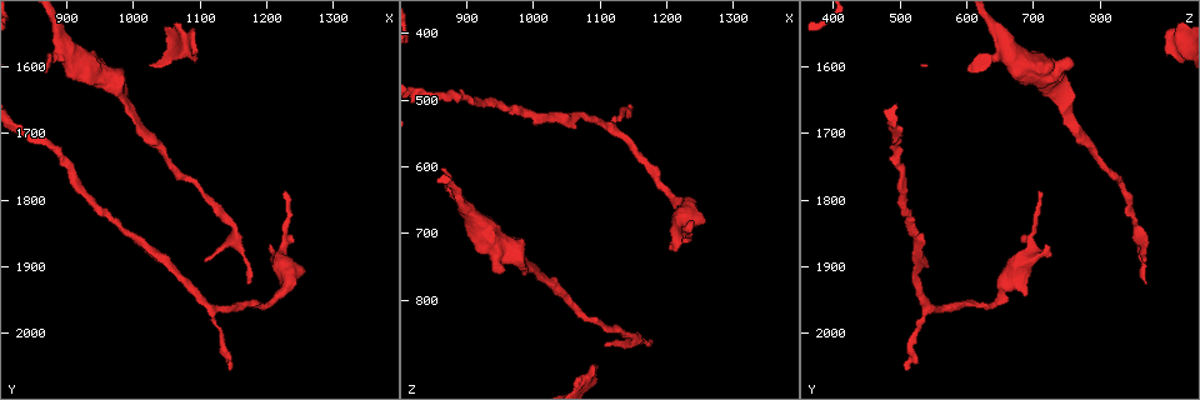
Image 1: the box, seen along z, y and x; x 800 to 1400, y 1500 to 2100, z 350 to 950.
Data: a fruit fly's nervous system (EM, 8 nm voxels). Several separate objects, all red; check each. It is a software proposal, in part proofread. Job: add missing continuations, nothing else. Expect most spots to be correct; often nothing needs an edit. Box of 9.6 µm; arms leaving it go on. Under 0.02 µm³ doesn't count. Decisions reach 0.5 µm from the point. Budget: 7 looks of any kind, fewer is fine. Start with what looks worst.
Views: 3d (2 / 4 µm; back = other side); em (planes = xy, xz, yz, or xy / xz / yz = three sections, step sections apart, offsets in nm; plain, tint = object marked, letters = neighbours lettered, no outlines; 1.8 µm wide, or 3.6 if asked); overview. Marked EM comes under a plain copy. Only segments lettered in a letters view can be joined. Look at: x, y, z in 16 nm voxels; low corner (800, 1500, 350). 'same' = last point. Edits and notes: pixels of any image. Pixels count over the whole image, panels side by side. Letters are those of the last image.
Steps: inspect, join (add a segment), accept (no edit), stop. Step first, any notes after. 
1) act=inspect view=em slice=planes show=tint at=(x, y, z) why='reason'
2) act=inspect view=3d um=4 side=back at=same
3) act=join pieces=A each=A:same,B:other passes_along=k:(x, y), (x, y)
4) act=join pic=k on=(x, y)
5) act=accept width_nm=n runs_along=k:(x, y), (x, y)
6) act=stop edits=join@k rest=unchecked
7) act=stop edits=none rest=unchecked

act=inspect view=em slice=planes show=tint at=(1090, 1580, 905) why='tapers out'

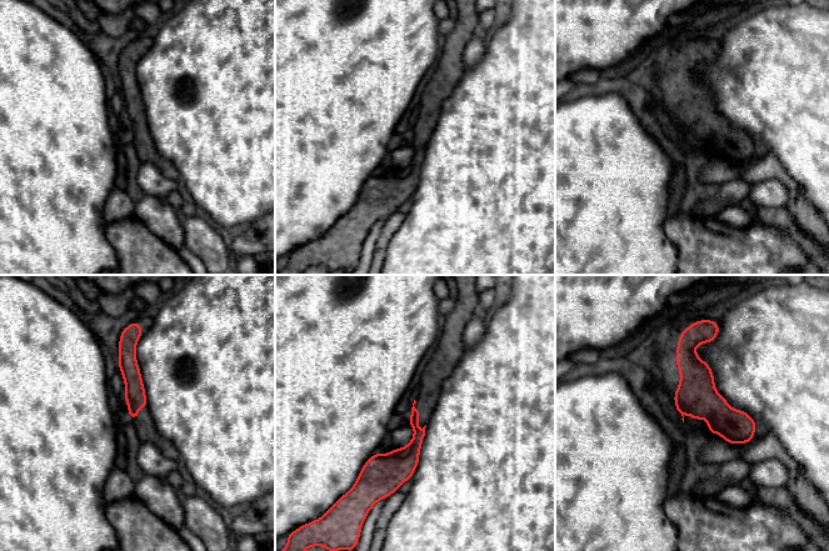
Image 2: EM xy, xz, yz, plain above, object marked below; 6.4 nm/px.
act=inspect view=em slice=planes show=letters at=same

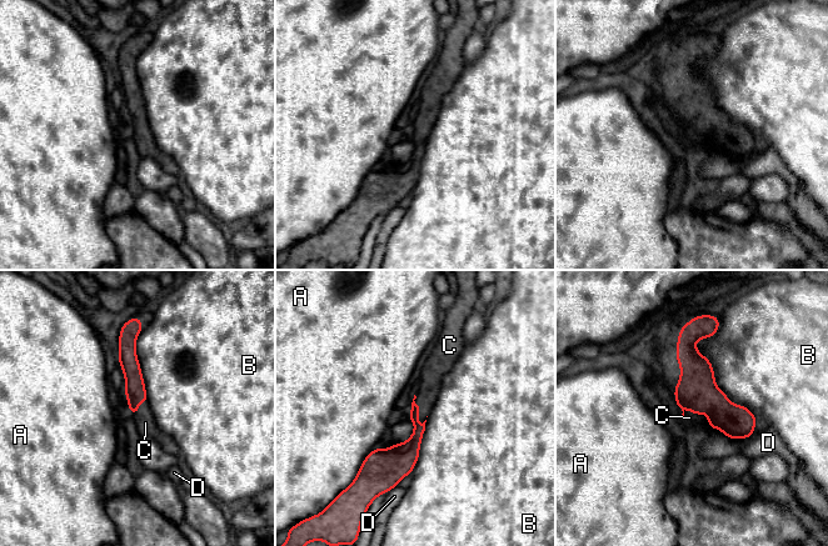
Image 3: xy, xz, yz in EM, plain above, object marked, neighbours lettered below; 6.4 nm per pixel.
act=join pieces=C width_nm=80 each=A:other,B:other,C:same,D:other found='the neuron continues'

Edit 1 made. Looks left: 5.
act=inspect view=overview why='see it whole again'

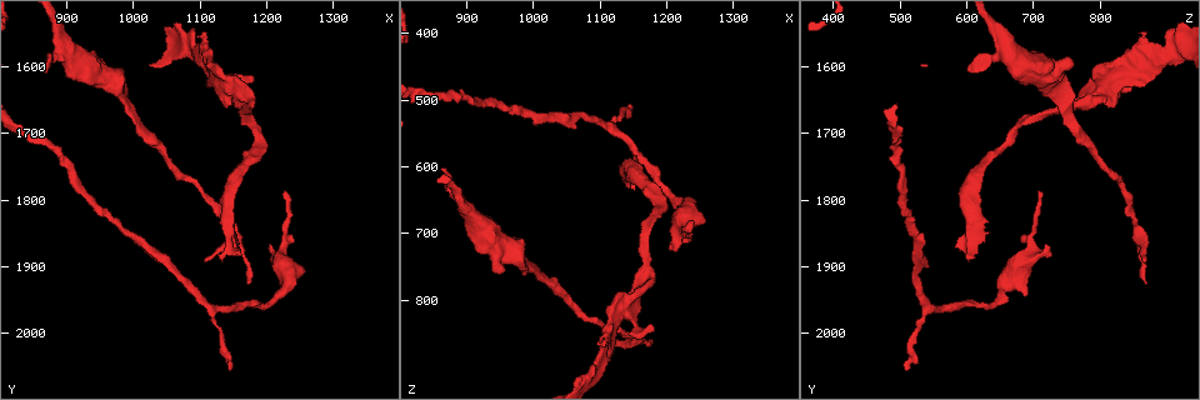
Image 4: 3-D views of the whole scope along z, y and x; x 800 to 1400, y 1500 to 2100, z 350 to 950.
act=inspect view=em slice=yz step=8 show=tint at=(1130, 1885, 615) why='end of a long branch'

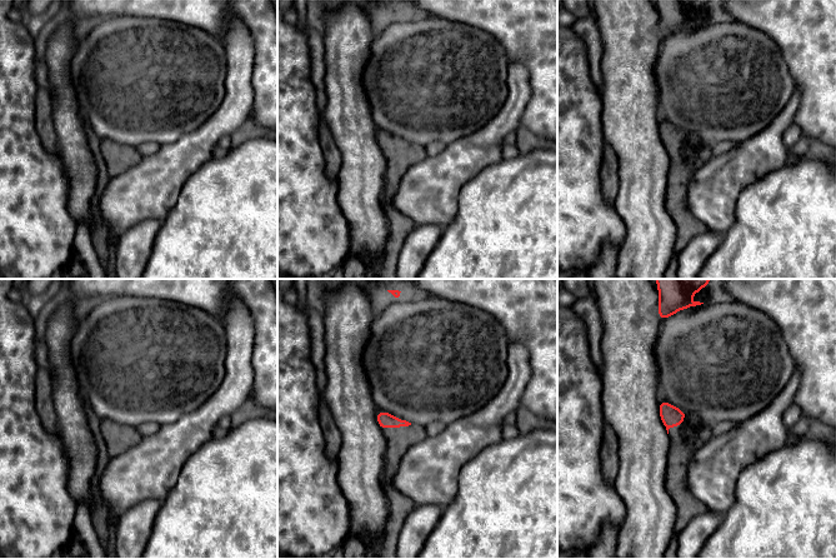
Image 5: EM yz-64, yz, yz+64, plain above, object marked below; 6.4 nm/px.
act=inspect view=em slice=planes show=letters at=same why='another direction'

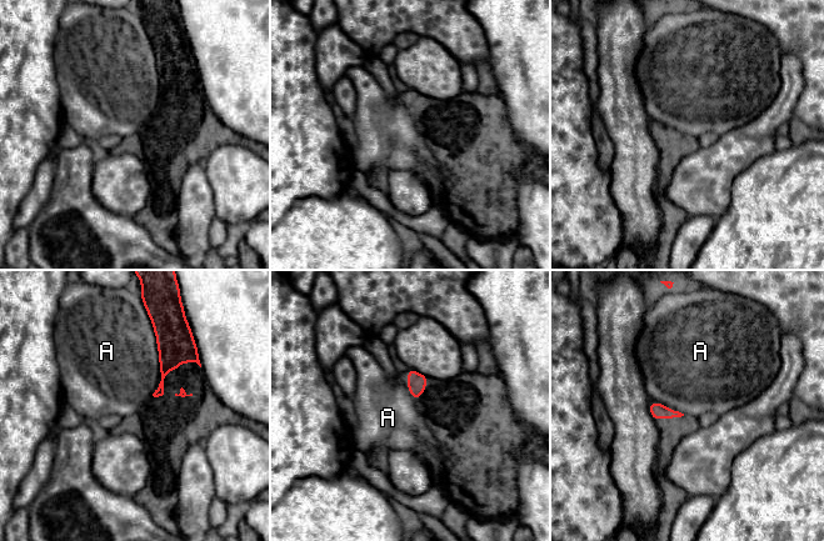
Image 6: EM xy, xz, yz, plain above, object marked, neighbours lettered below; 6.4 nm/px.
act=accept each=A:other border=6:(151, 326), (159, 364), (153, 395) found='no lettered segment goes on from it'

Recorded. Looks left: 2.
act=inspect view=em slice=planes show=letters at=(1145, 2050, 505) why='tapers out'

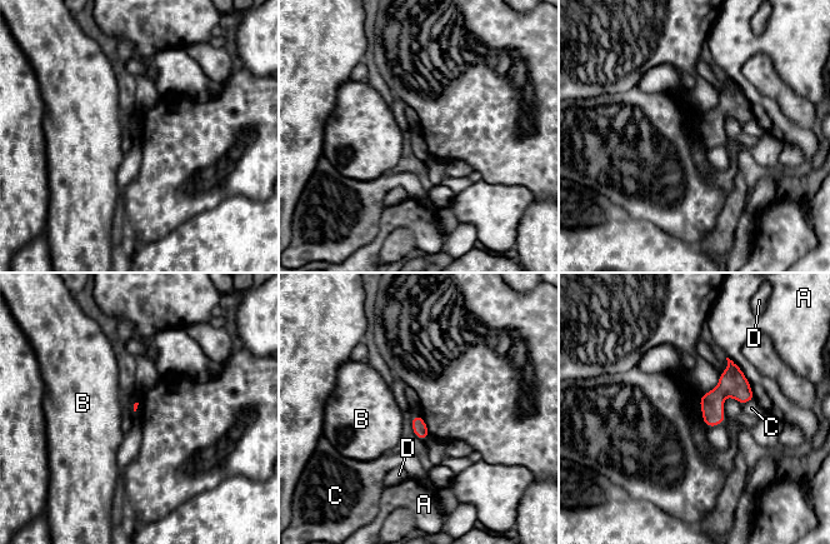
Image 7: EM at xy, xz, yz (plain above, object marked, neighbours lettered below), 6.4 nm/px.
act=accept each=A:other,B:other,C:other,D:other border=7:(753, 399), (741, 404) found='none of them fits'

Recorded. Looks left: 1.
act=stop edits=join@3 rest=unchecked

